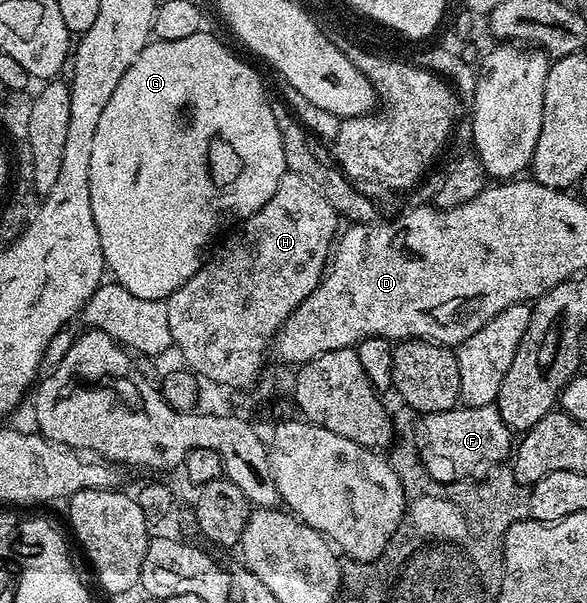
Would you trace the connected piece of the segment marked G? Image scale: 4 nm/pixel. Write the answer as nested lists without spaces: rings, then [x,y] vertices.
[[[201,31],[198,35],[190,35],[190,39],[174,39],[173,41],[153,40],[138,55],[138,59],[134,59],[134,63],[130,63],[130,67],[122,75],[122,79],[118,79],[118,87],[114,91],[114,95],[110,95],[110,103],[106,107],[106,111],[102,111],[102,115],[98,118],[98,131],[94,131],[94,148],[90,154],[90,211],[94,211],[94,227],[98,227],[98,239],[102,243],[102,255],[104,263],[109,274],[114,276],[115,284],[126,287],[126,291],[130,291],[130,295],[138,295],[138,299],[154,299],[155,301],[167,302],[169,295],[174,291],[178,291],[182,287],[182,283],[186,283],[186,279],[190,279],[200,269],[206,260],[206,252],[204,253],[204,237],[212,237],[227,221],[236,221],[235,223],[243,223],[250,215],[254,215],[266,203],[266,199],[270,199],[270,195],[274,195],[274,191],[278,191],[278,179],[282,179],[282,175],[286,172],[282,151],[282,136],[279,135],[277,120],[271,110],[273,102],[268,99],[268,93],[264,90],[264,85],[260,82],[260,77],[243,61],[240,57],[235,57],[222,42],[216,37],[211,37],[208,31]]]

